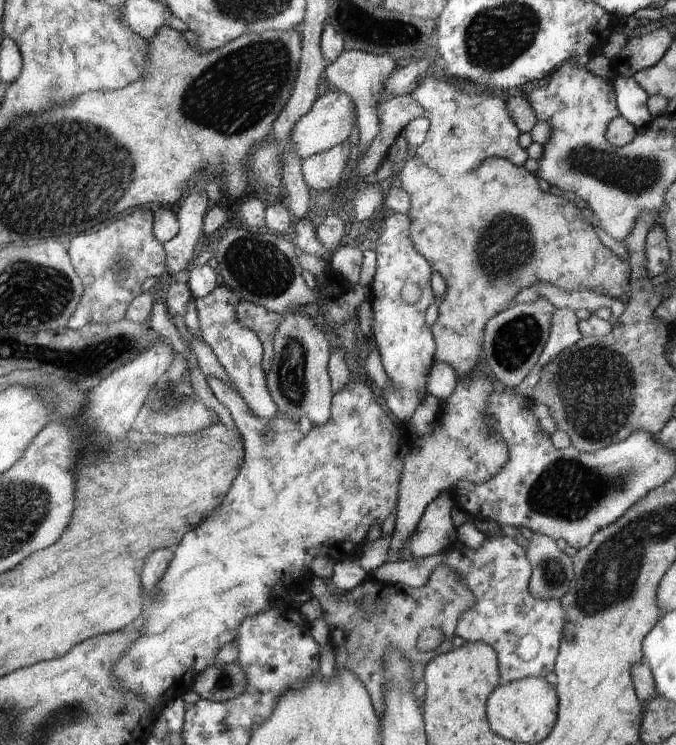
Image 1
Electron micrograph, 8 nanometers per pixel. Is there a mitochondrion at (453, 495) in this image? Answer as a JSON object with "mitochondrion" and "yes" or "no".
{"mitochondrion":"no"}

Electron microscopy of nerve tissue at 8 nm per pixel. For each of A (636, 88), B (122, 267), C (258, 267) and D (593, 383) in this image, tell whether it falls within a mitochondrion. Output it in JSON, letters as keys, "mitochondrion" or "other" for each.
{"A":"other","B":"mitochondrion","C":"mitochondrion","D":"mitochondrion"}

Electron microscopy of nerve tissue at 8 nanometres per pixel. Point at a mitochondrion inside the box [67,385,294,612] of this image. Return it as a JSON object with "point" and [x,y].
{"point":[107,458]}

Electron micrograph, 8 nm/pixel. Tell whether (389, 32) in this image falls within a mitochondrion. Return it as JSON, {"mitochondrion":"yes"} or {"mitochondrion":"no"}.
{"mitochondrion":"no"}

